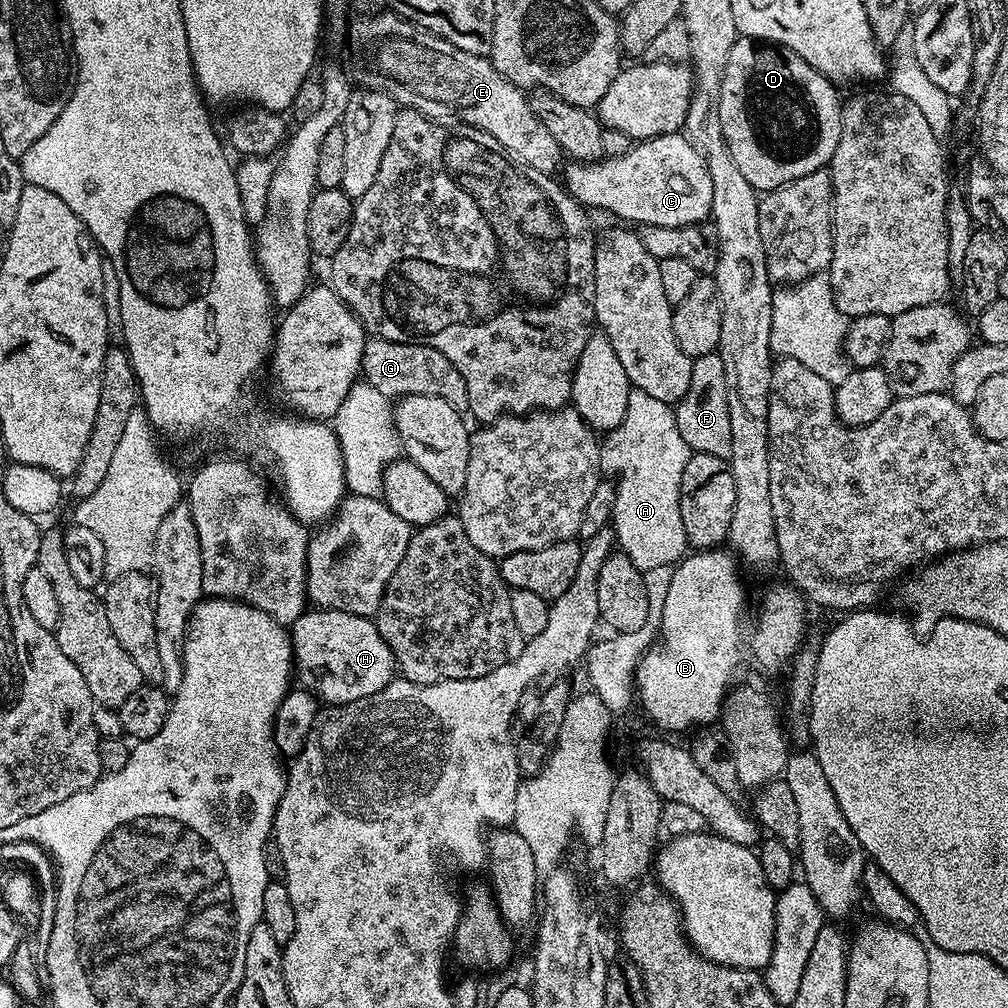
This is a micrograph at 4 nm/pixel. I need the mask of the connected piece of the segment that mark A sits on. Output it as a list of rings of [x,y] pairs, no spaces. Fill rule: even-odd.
[[[632,388],[628,393],[628,405],[622,422],[605,436],[608,437],[603,437],[600,445],[601,473],[617,472],[620,475],[620,479],[615,481],[619,493],[616,505],[612,509],[610,524],[615,543],[638,566],[640,572],[651,574],[659,568],[671,569],[684,559],[690,548],[686,530],[682,530],[680,491],[682,470],[686,470],[686,462],[693,454],[692,449],[686,446],[686,438],[678,434],[678,422],[673,405],[658,402],[658,398],[650,398],[650,394]]]

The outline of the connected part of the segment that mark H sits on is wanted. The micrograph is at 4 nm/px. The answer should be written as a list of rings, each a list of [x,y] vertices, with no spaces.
[[[327,610],[301,611],[300,617],[290,625],[292,631],[291,651],[294,653],[294,668],[299,674],[299,682],[309,692],[315,694],[328,706],[349,704],[363,696],[374,694],[385,688],[397,675],[396,659],[386,646],[382,634],[378,634],[375,623],[369,618]]]

